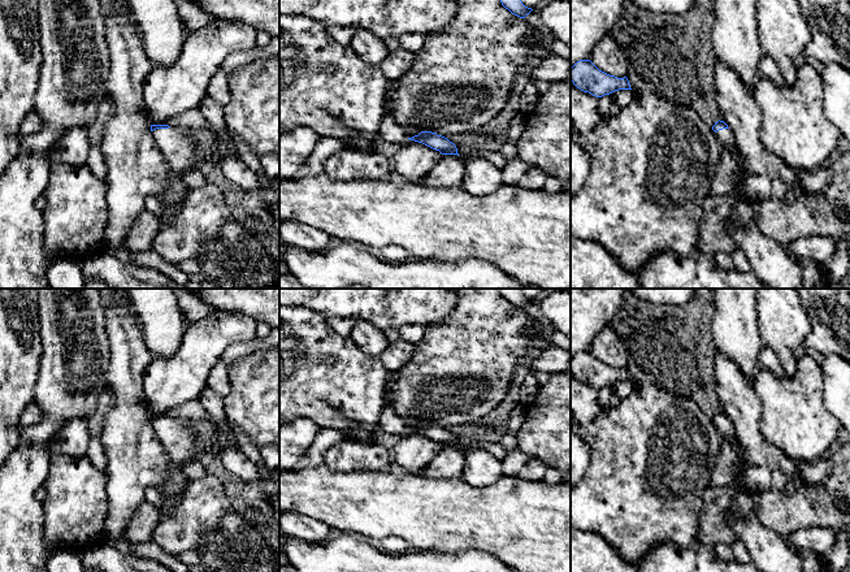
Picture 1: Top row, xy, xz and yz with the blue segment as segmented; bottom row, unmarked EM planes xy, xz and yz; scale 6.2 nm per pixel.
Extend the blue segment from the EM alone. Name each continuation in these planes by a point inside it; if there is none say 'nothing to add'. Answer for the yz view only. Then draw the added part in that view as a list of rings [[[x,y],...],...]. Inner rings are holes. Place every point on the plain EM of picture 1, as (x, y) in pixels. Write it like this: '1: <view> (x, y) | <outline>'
1: yz (770, 553) | [[[723,420],[715,426],[723,439],[732,439],[736,443],[740,456],[738,476],[727,486],[733,497],[730,507],[734,510],[734,521],[732,529],[736,537],[743,542],[759,572],[802,572],[801,556],[781,536],[768,529],[755,514],[756,494],[749,491],[743,485],[743,474],[749,465],[743,447],[736,437],[733,422]]]

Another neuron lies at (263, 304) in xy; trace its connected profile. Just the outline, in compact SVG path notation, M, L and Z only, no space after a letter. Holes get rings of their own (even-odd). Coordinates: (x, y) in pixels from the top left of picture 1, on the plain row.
M192 289L192 291L216 309L239 312L256 322L264 321L279 329L279 289Z

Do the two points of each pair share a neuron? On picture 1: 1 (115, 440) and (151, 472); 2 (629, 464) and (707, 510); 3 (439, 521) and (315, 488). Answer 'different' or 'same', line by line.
1: same
2: different
3: same

